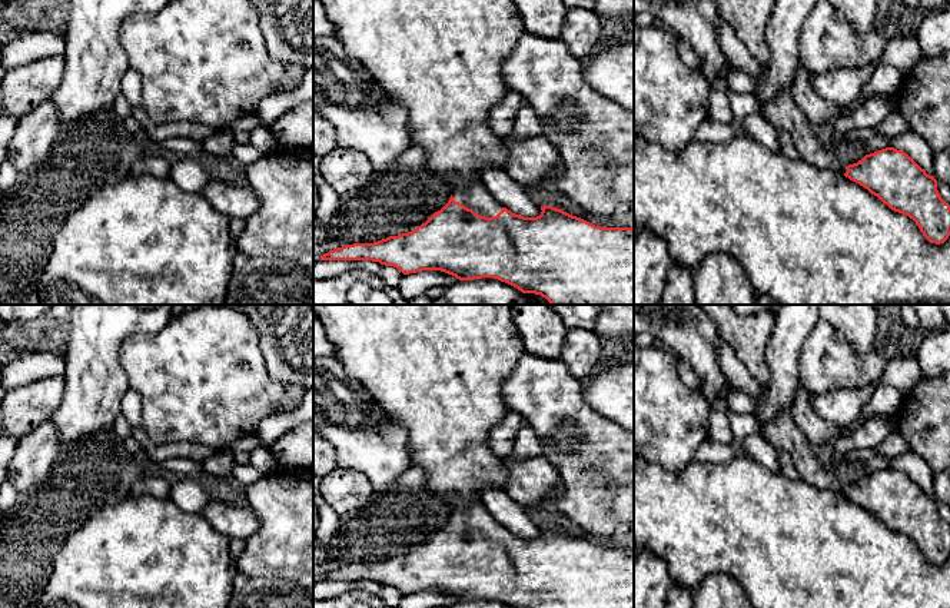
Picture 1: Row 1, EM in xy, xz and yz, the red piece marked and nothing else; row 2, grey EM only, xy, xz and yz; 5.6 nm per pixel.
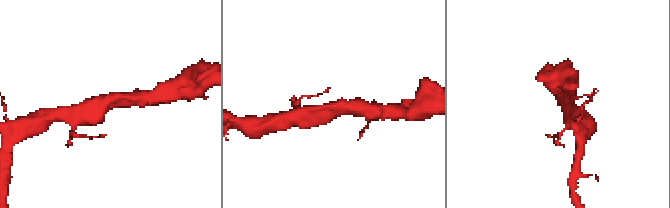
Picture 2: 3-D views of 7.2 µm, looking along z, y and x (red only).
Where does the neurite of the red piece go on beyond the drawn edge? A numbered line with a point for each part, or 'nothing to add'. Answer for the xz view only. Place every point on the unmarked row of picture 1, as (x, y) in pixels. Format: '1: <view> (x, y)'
1: xz (475, 517)

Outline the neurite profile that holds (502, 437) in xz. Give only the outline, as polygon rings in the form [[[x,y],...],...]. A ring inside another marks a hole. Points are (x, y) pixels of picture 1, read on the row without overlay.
[[[509,411],[502,423],[489,432],[488,442],[492,452],[501,458],[512,453],[516,435],[527,425],[529,422],[521,413]]]

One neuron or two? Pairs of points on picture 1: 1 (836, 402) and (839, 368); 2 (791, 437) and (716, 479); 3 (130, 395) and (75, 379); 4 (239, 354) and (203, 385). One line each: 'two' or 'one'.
1: two
2: two
3: two
4: one

